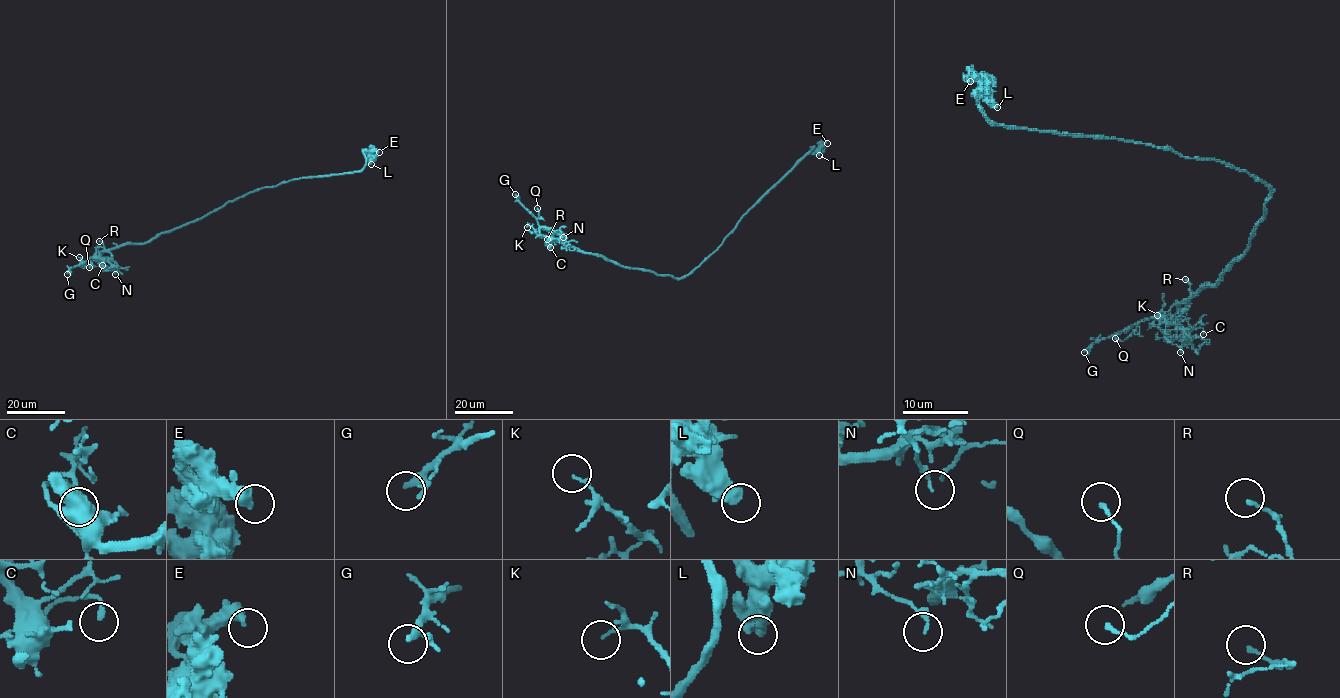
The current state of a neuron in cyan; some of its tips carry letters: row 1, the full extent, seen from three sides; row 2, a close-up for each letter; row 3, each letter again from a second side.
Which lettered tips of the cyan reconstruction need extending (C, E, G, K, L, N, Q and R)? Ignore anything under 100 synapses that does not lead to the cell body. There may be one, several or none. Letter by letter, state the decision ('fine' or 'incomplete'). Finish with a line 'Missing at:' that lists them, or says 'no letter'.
C: fine
E: fine
G: incomplete
K: fine
L: fine
N: fine
Q: fine
R: fine
Missing at: G

